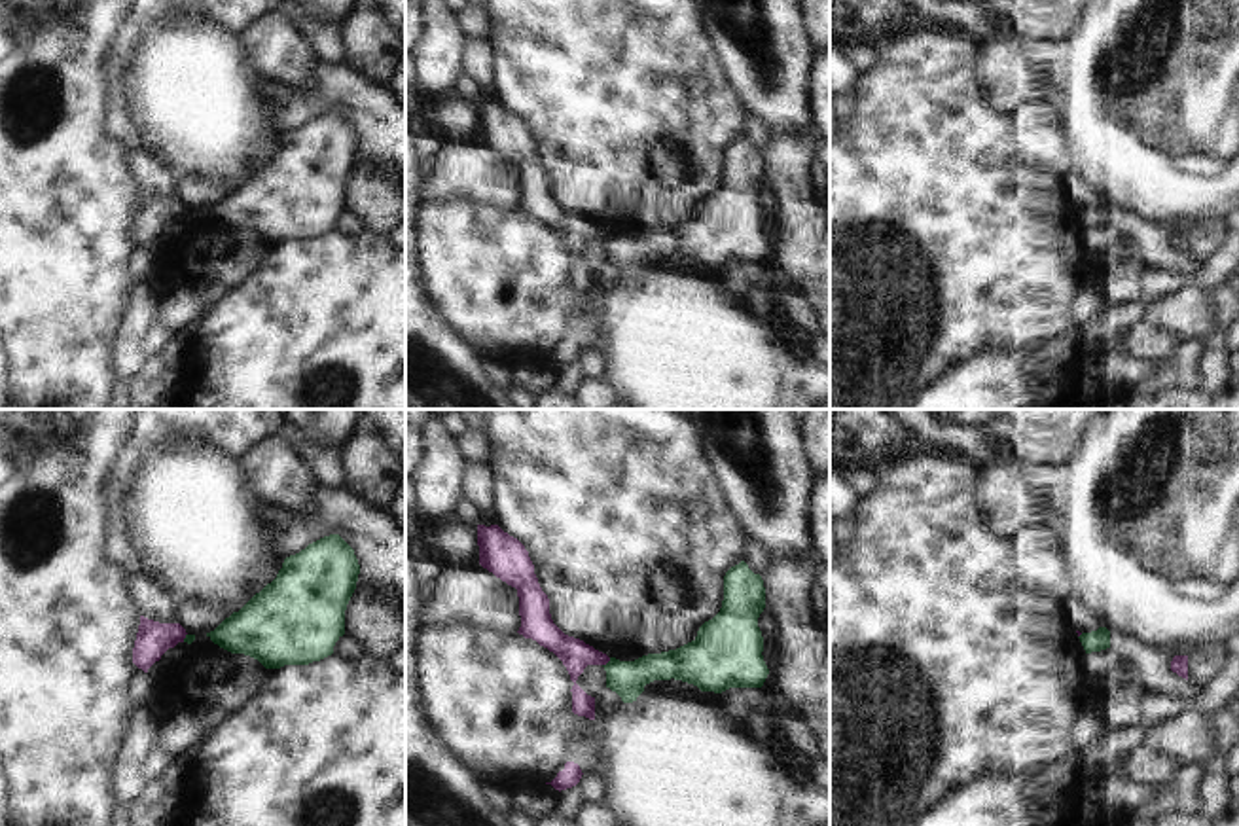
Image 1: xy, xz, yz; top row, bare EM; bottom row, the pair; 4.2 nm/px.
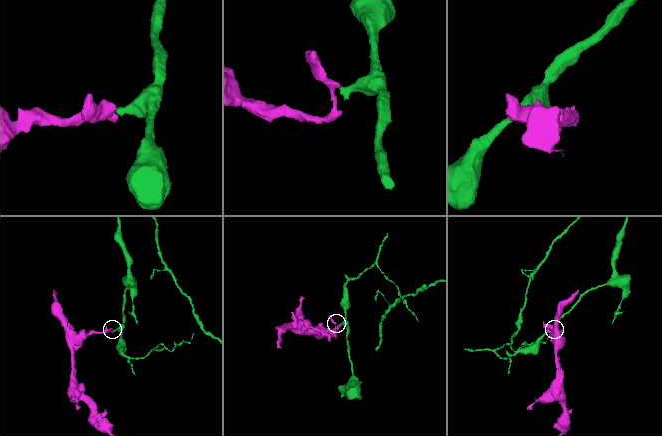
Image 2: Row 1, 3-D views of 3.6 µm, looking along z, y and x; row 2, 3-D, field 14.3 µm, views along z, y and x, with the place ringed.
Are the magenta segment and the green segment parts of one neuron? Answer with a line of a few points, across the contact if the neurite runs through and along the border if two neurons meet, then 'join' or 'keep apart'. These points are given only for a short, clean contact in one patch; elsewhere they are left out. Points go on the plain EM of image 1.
line xz (610, 233), (603, 241); keep apart

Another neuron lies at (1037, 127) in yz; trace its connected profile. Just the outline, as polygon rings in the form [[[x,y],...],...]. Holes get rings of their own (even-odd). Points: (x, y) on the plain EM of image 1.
[[[1029,102],[1010,116],[1014,142],[1027,167],[1063,180],[1074,163],[1063,138],[1059,108],[1048,102]]]

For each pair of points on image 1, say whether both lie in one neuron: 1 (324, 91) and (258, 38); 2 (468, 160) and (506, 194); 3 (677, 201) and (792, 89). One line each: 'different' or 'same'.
1: different
2: same
3: different

